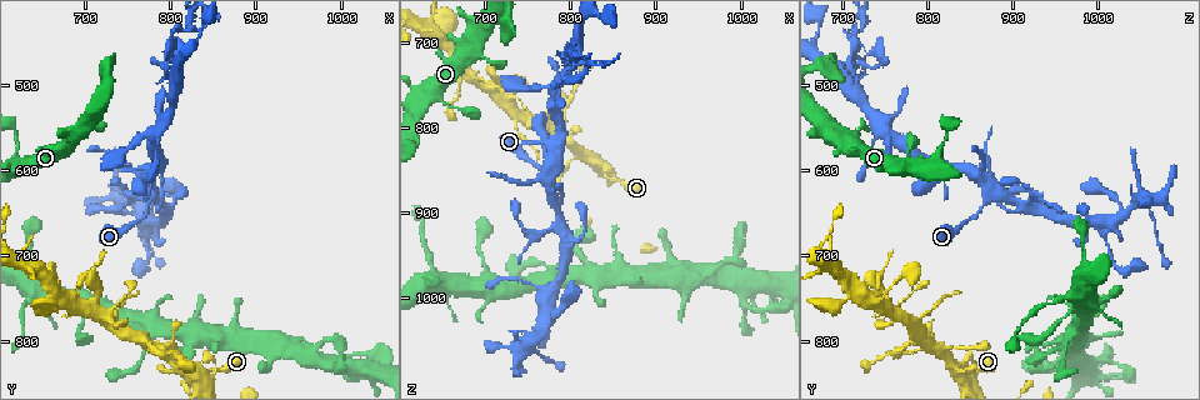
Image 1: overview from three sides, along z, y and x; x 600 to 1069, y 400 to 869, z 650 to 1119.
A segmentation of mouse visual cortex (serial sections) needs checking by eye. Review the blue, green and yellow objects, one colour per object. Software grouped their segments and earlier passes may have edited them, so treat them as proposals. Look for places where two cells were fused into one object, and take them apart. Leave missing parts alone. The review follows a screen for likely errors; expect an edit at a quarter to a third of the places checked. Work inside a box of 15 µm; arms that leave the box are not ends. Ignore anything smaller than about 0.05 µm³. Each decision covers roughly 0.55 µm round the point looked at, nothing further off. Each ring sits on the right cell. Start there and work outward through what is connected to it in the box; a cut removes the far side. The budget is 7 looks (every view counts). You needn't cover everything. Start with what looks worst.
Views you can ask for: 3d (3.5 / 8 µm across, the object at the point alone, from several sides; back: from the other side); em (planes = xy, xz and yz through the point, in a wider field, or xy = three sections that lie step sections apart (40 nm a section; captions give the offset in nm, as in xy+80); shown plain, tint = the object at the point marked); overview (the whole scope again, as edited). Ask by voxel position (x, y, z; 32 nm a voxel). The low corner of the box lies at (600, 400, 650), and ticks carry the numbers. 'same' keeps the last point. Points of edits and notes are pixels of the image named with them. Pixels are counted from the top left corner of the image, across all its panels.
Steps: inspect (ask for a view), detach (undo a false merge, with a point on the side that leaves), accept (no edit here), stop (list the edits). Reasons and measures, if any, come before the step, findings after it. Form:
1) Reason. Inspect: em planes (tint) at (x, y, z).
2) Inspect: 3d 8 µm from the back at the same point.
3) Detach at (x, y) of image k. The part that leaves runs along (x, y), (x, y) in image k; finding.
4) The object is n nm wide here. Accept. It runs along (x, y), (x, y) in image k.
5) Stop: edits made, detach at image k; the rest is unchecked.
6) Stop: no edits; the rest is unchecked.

Calibre changes. Inspect: 3d 8 µm from the back at (780, 625, 870).

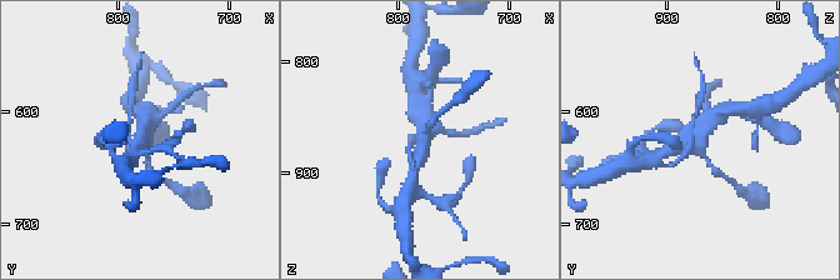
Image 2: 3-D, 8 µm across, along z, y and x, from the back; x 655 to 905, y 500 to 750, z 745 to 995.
Shape alone is not enough. Inspect: em xy step 1 (tint) at (776, 626, 870).

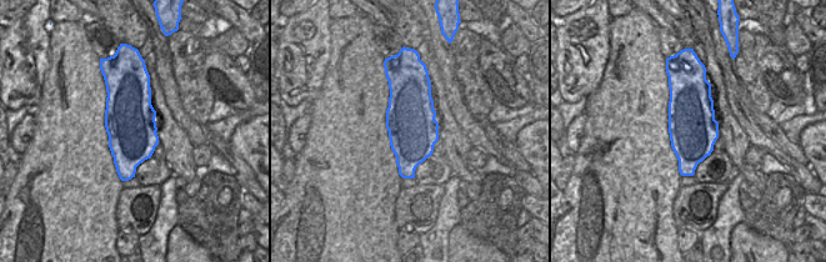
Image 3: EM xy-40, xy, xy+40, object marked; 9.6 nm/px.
The object is 480 nm wide here. Accept. It runs along (153, 173), (144, 149), (145, 114) in image 2; one cell here.

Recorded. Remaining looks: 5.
Calibre changes. Inspect: 3d 3.5 µm at (815, 465, 730).

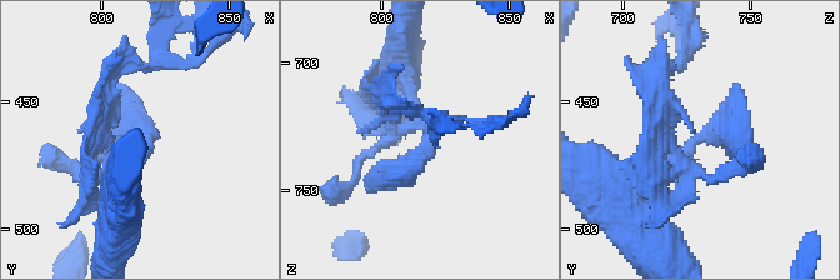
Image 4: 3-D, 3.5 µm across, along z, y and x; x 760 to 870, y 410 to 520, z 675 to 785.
Inspect: em xy step 3 (tint) at (818, 465, 728).

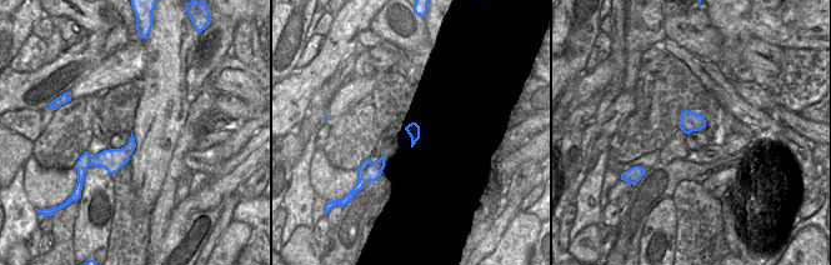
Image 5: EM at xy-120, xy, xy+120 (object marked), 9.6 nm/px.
Inspect: em xy step 5 (tint) at the same point.

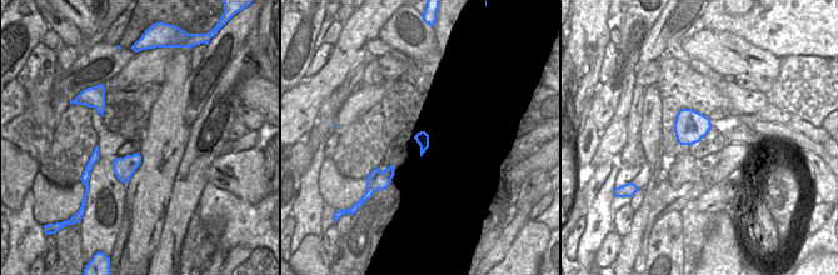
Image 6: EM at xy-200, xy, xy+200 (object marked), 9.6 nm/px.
Accept. It runs along (638, 190), (714, 129), (740, 144) in image 4; one cell here.

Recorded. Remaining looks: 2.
Four or more arms meet. Inspect: 3d 3.5 µm at (755, 630, 1055).

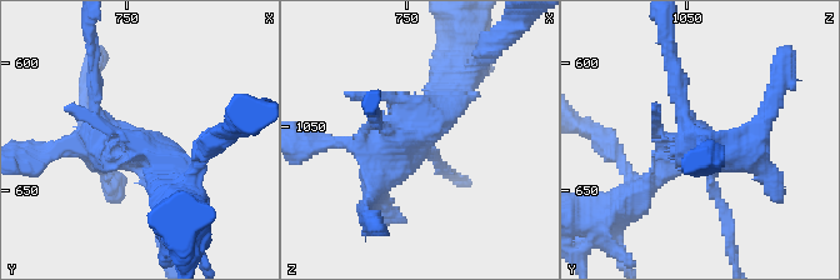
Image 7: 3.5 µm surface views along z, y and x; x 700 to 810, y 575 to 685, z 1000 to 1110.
Inspect: em planes (tint) at (752, 633, 1054).

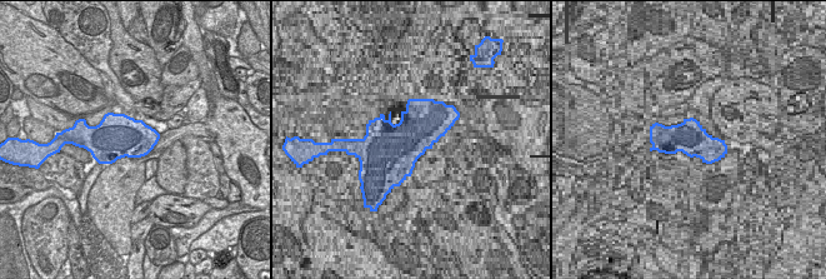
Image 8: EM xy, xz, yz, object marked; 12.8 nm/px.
The object is 550 nm wide here. Accept. It runs along (459, 84), (374, 193) in image 7; all the same cell.

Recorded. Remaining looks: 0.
Stop: no edits; the rest is unchecked.

